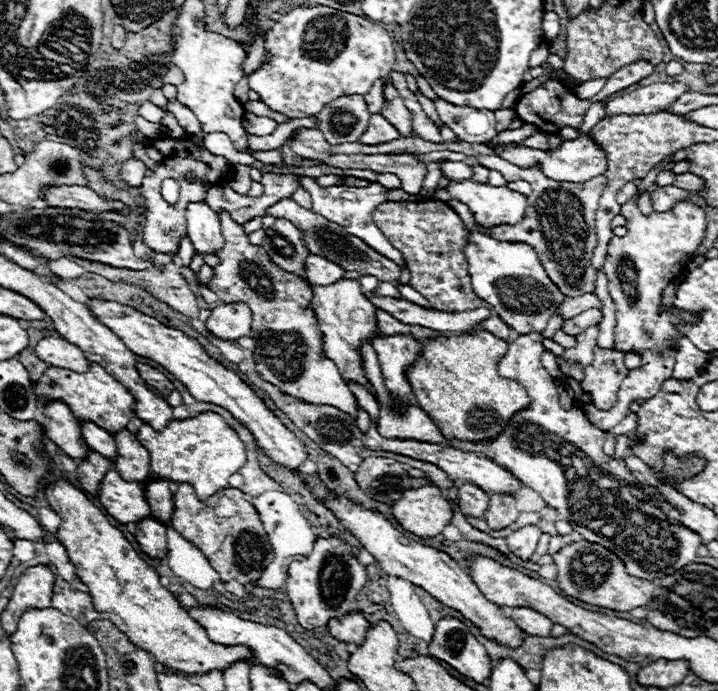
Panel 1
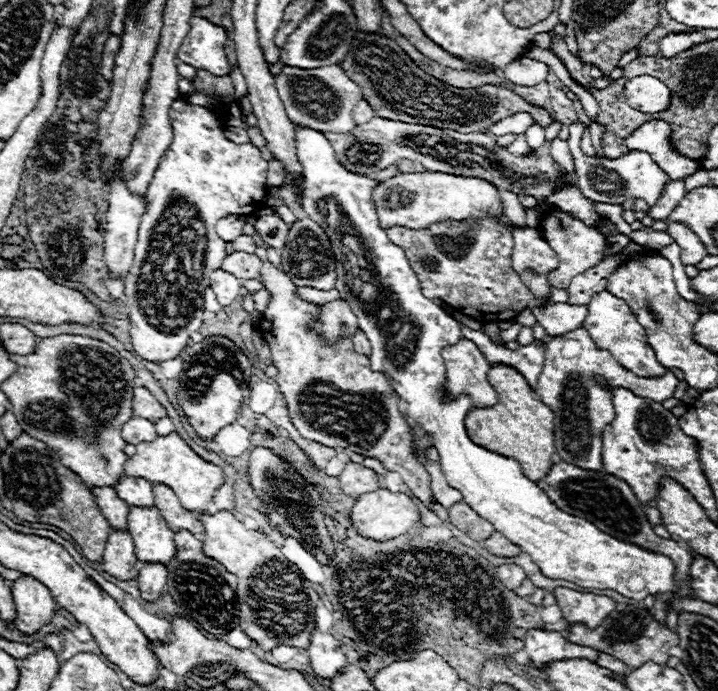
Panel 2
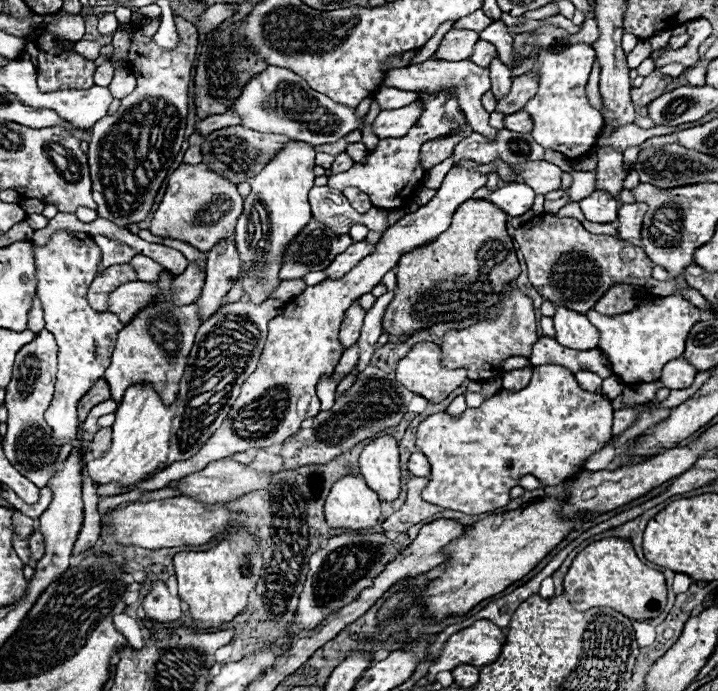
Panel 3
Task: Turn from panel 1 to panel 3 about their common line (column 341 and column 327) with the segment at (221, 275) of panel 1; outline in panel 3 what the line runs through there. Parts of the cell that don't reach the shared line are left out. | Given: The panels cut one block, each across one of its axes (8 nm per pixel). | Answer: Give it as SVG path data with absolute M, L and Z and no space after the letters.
M330 374L330 376L322 376L322 378L320 378L316 390L318 390L318 398L320 398L320 402L322 402L322 410L332 408L338 382L340 382L340 380L336 380L334 374Z

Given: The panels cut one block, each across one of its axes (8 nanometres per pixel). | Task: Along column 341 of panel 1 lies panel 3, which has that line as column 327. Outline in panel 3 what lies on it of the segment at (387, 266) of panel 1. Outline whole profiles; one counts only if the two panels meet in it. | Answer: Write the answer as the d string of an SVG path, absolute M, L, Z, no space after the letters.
M312 218L288 244L280 266L280 280L296 280L308 272L318 272L342 254L354 240L348 234L336 236L328 226Z

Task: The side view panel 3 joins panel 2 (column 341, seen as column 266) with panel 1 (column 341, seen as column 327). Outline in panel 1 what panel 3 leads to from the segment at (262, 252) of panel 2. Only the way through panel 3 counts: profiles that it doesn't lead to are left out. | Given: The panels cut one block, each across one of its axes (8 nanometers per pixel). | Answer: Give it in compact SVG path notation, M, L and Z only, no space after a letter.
M338 280L328 286L312 286L312 292L314 296L312 296L310 308L314 308L318 328L322 330L324 356L338 366L346 382L356 382L374 396L374 388L370 388L370 382L366 380L366 374L362 368L362 356L358 352L362 342L372 342L374 338L380 336L374 320L374 304L360 292L358 280Z

